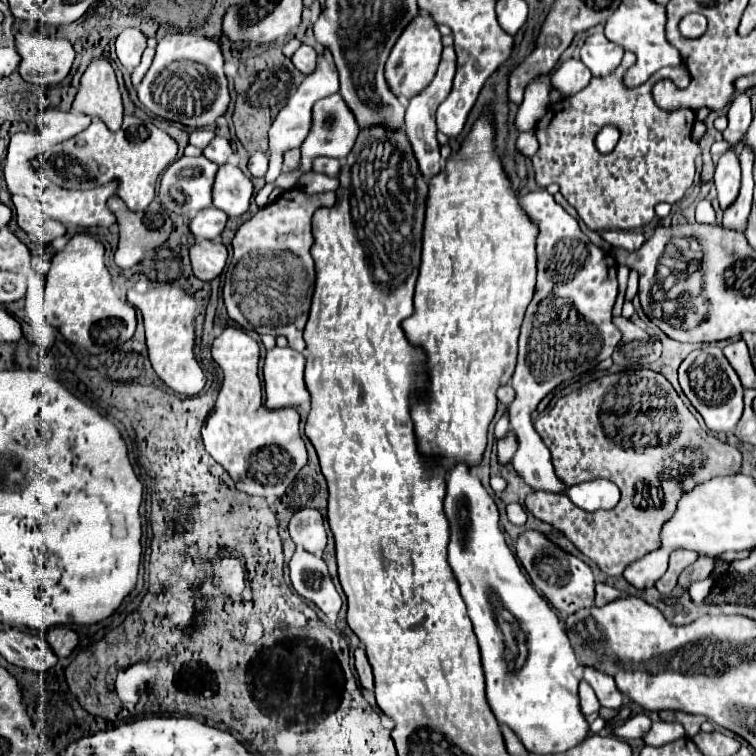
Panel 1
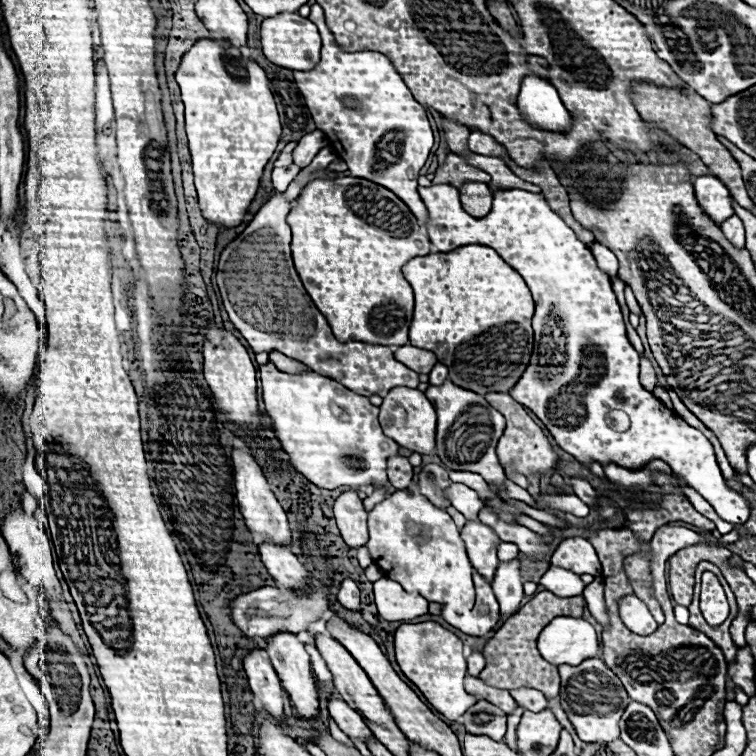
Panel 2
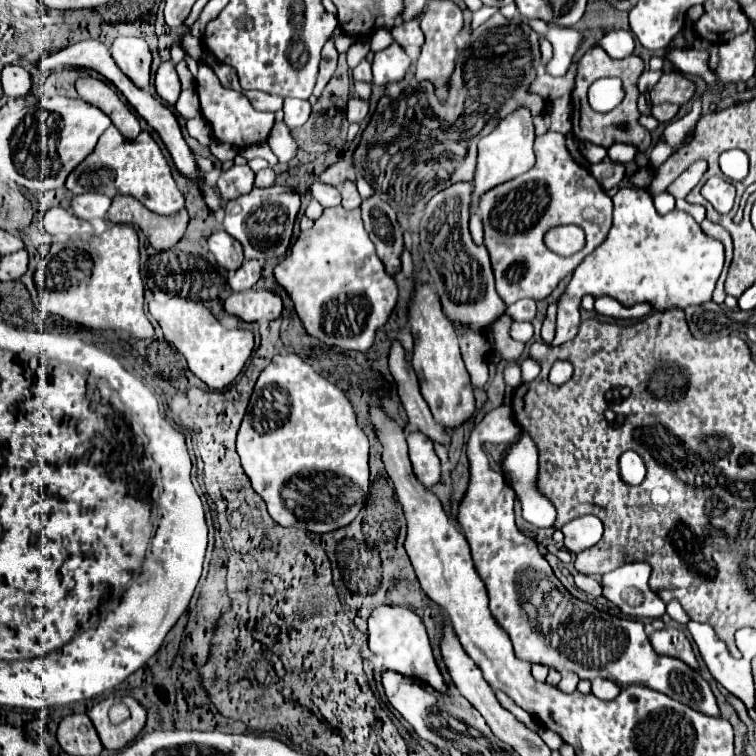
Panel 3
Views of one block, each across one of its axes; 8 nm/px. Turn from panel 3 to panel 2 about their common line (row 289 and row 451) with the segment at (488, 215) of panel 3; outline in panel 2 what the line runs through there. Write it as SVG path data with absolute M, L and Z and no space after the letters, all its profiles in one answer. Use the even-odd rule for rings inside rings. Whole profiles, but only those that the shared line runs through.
M490 392L490 394L486 394L486 400L492 408L496 408L506 418L506 430L500 436L498 448L496 448L498 460L500 460L506 476L510 476L512 472L518 472L524 476L530 476L530 474L544 476L546 472L554 470L554 466L558 462L558 454L554 452L552 444L548 442L544 430L526 414L524 406L518 404L510 394L504 394L504 392Z

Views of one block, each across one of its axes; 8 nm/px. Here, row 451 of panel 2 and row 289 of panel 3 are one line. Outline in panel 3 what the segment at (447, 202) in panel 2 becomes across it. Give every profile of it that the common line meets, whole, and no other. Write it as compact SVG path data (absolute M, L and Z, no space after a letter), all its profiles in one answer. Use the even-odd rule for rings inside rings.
M620 188L614 202L614 220L608 238L594 250L594 254L586 256L582 264L572 272L572 278L558 300L558 320L556 320L556 338L552 346L564 344L572 340L580 326L580 302L586 294L600 298L610 296L616 298L622 306L634 306L640 302L648 302L654 310L670 310L670 308L686 308L694 304L704 304L712 298L716 280L724 266L724 246L722 242L706 236L698 222L680 210L672 210L668 214L658 214L652 204L652 196L642 188Z

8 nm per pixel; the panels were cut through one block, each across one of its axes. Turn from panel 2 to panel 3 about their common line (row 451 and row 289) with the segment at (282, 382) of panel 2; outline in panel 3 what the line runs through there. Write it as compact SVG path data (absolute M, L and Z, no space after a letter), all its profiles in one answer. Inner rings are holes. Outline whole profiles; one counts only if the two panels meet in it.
M342 206L324 208L322 216L314 222L314 226L300 232L290 252L274 266L274 278L292 298L294 310L306 334L310 334L312 338L320 340L326 346L338 346L342 350L368 352L374 344L376 332L388 322L398 300L398 286L392 278L384 274L384 264L378 258L376 248L362 226L360 208L354 210L344 210Z

